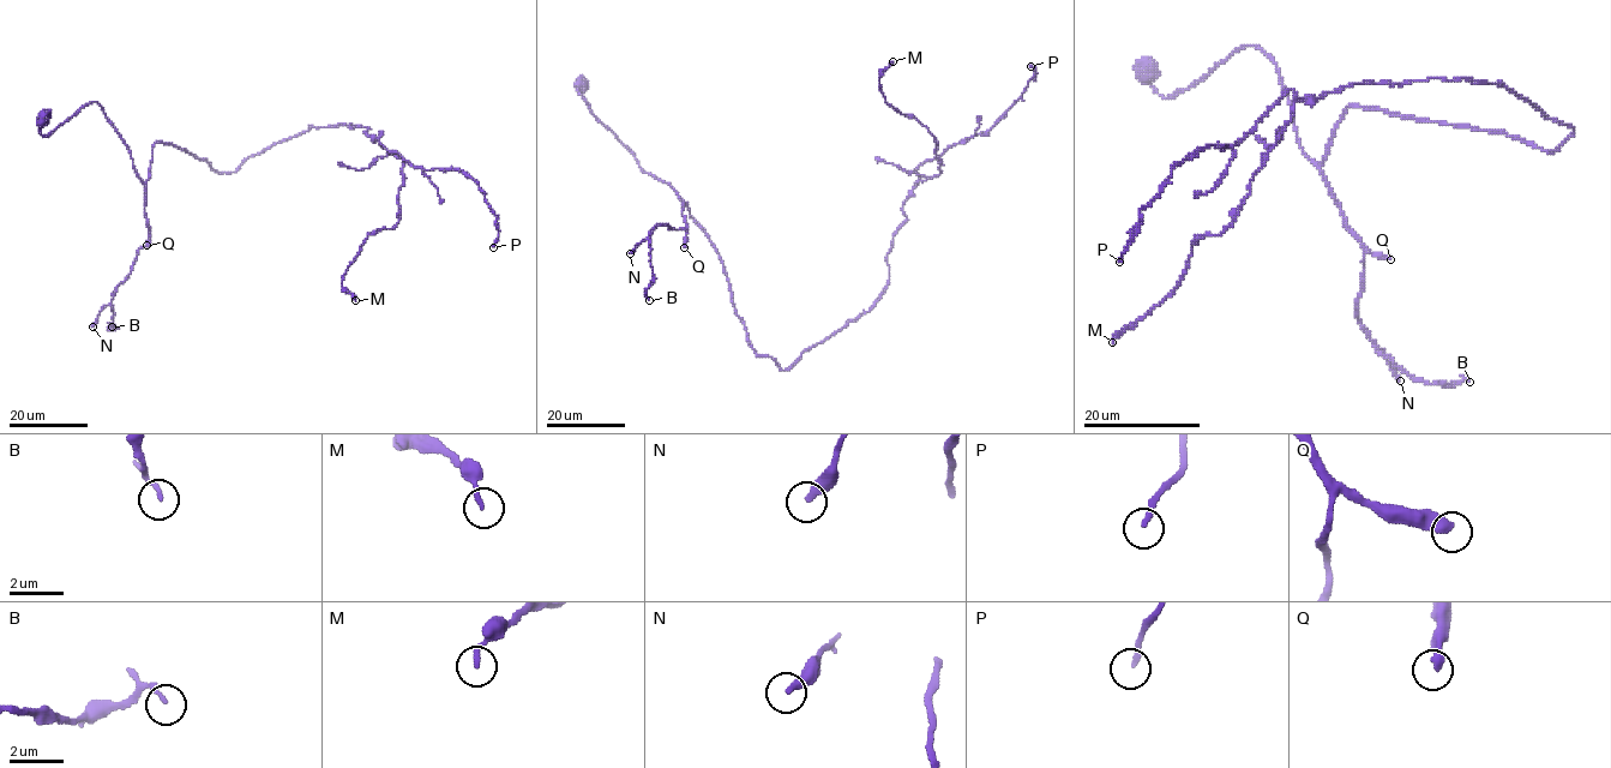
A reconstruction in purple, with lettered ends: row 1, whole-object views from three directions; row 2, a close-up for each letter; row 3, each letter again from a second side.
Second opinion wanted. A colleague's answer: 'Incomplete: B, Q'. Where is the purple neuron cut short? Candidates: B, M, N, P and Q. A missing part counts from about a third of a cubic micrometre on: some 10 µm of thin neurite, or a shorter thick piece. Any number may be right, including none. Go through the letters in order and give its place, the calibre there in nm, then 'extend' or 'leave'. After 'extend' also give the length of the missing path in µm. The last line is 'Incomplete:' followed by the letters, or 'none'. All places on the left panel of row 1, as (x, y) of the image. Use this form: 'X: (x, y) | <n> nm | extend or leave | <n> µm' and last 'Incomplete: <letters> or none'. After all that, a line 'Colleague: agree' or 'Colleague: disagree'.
B: (112, 326) | 140 nm | leave
M: (355, 300) | 190 nm | leave
N: (92, 326) | 320 nm | leave
P: (493, 247) | 200 nm | extend | 60 µm
Q: (146, 245) | 400 nm | extend | 35 µm
Incomplete: P, Q
Colleague: disagree

